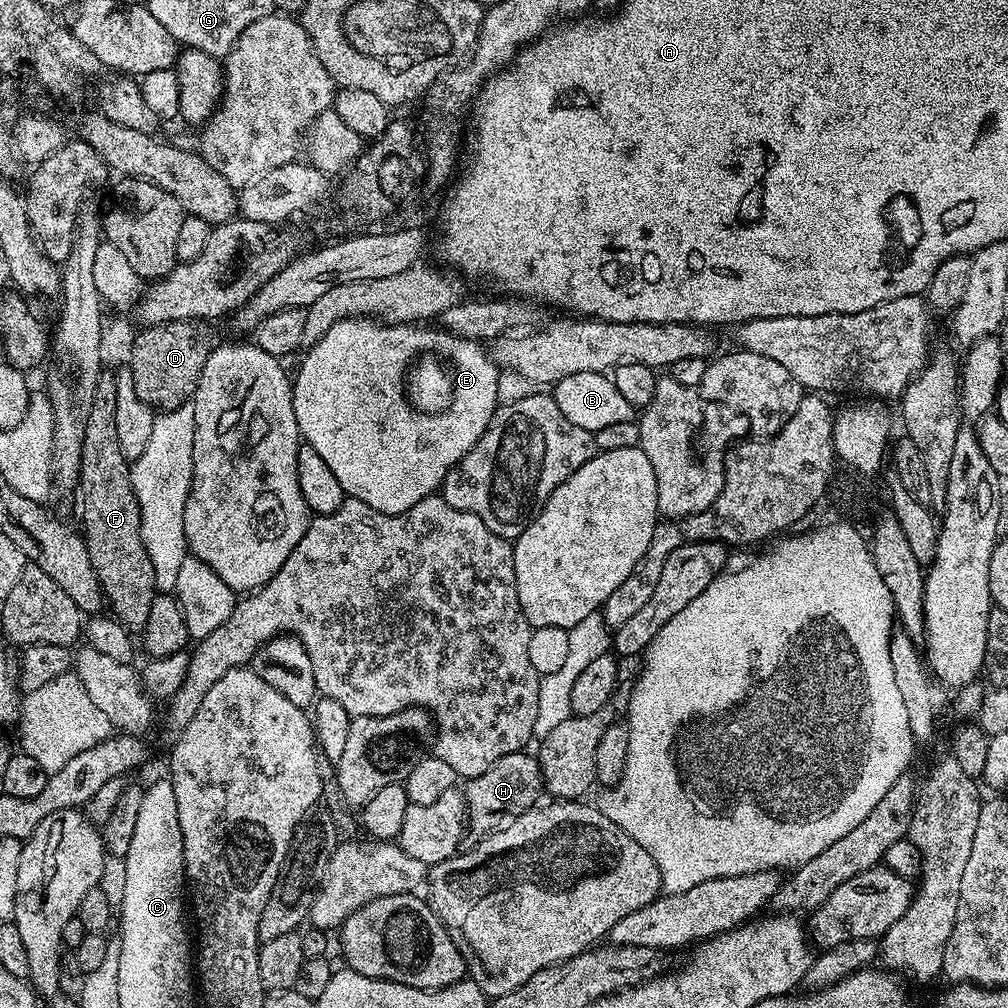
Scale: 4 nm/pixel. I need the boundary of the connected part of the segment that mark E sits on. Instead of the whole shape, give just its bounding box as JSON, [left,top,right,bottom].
[292,318,501,516]

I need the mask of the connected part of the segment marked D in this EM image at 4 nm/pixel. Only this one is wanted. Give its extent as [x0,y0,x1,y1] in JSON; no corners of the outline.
[130,321,210,411]

